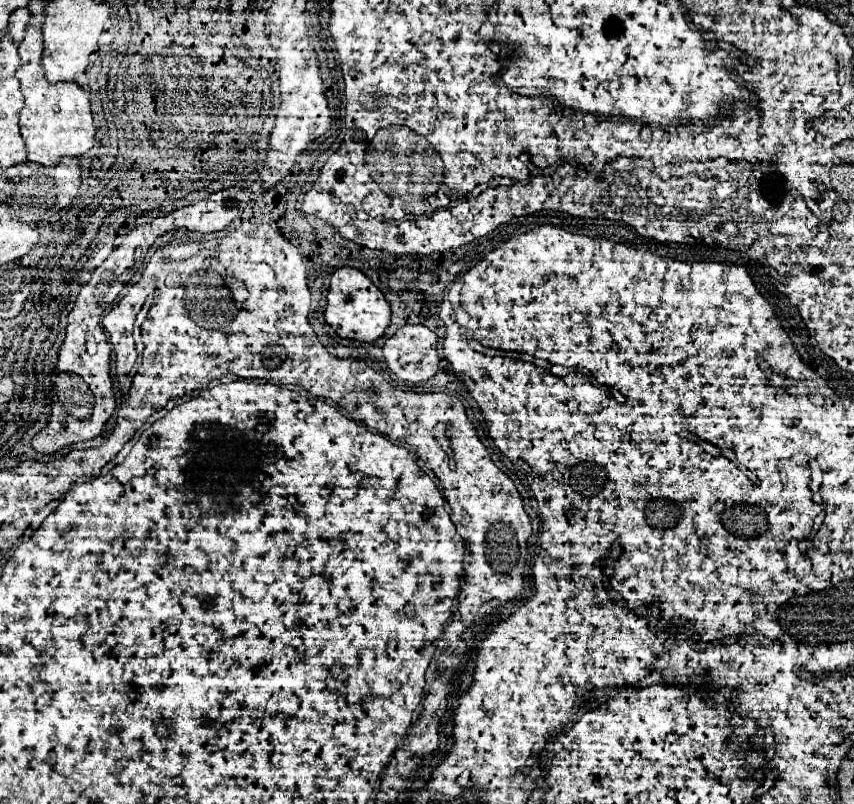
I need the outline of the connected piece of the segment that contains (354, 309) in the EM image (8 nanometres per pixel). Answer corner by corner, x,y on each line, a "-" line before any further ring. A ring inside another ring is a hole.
342,267
334,271
328,291
328,307
324,311
326,323
342,337
372,343
380,339
390,325
390,305
384,299
384,293
358,269

